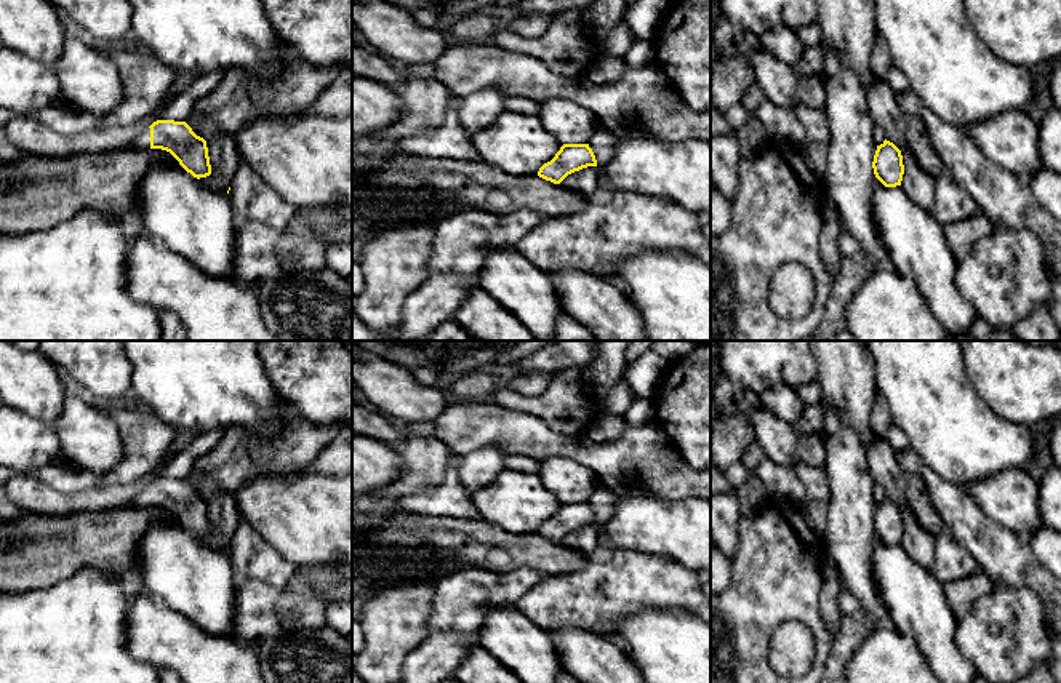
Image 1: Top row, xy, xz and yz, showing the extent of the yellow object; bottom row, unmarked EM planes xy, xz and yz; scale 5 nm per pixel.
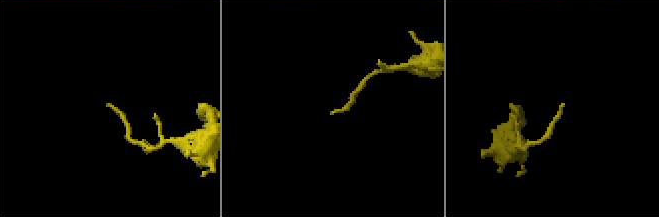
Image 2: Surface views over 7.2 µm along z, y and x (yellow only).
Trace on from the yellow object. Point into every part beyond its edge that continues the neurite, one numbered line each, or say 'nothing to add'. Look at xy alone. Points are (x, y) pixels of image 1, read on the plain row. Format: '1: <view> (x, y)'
1: xy (143, 499)

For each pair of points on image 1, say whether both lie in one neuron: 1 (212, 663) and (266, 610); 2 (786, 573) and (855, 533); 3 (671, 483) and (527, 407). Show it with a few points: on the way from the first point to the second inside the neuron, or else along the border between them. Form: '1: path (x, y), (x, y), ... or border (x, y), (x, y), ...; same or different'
1: border (229, 635), (252, 645), (261, 666); different
2: border (821, 539), (824, 547); different
3: border (546, 423), (560, 434), (584, 437); different

